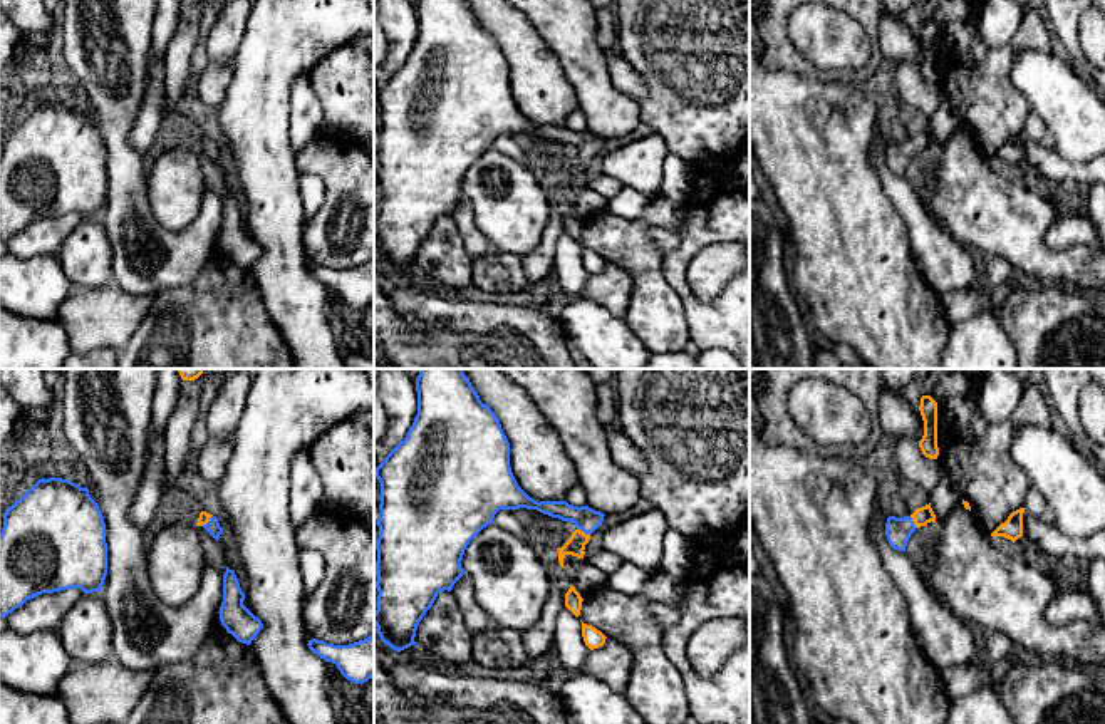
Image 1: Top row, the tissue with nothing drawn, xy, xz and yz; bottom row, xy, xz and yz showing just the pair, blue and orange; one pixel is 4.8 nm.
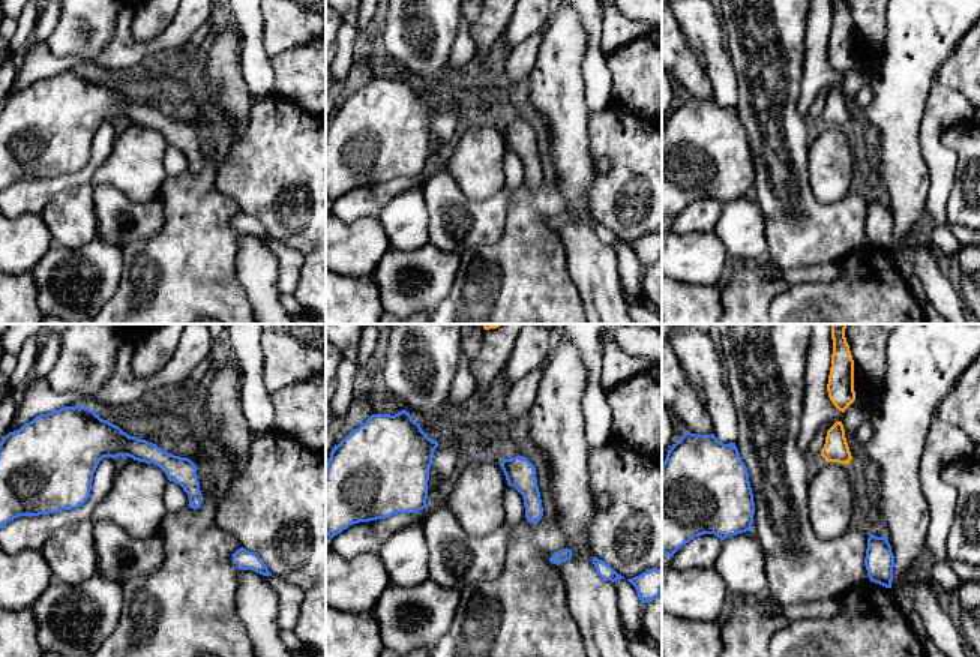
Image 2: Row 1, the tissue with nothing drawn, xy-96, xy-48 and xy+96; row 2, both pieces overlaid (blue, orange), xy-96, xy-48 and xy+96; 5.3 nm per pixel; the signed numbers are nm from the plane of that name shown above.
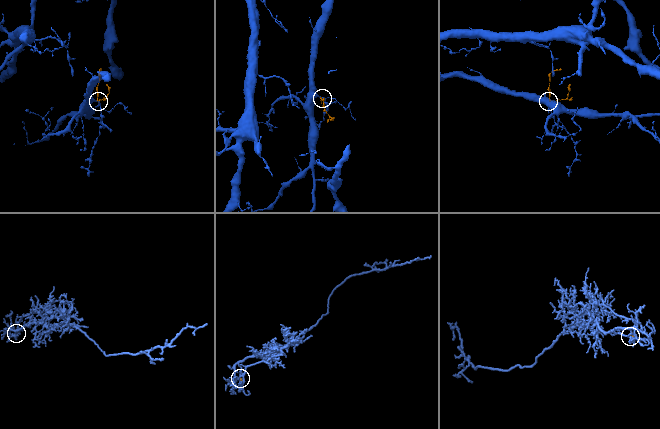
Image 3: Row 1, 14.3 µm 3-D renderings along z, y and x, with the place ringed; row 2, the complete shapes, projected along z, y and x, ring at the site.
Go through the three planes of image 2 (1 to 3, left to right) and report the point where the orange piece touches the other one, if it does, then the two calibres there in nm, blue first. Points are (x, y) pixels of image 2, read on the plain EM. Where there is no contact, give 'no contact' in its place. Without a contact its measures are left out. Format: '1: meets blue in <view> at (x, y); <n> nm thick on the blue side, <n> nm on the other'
1: no contact
2: no contact
3: no contact

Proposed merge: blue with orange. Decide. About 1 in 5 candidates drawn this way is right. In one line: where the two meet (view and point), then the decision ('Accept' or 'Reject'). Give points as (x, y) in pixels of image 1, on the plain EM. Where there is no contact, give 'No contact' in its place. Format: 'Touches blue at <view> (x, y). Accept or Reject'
Touches blue at xz (584, 156). Accept

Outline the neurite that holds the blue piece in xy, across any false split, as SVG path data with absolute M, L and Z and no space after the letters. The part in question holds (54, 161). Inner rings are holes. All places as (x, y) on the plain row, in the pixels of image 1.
M42 102L5 134L0 158L2 243L42 218L69 213L101 216L106 199L106 147L87 112L62 102Z

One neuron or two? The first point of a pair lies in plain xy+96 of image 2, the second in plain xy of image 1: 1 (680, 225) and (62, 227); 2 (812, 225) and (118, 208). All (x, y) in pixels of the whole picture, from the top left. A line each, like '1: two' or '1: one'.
1: one
2: one

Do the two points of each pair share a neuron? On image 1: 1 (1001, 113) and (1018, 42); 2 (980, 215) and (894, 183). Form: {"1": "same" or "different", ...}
{"1": "same", "2": "different"}

